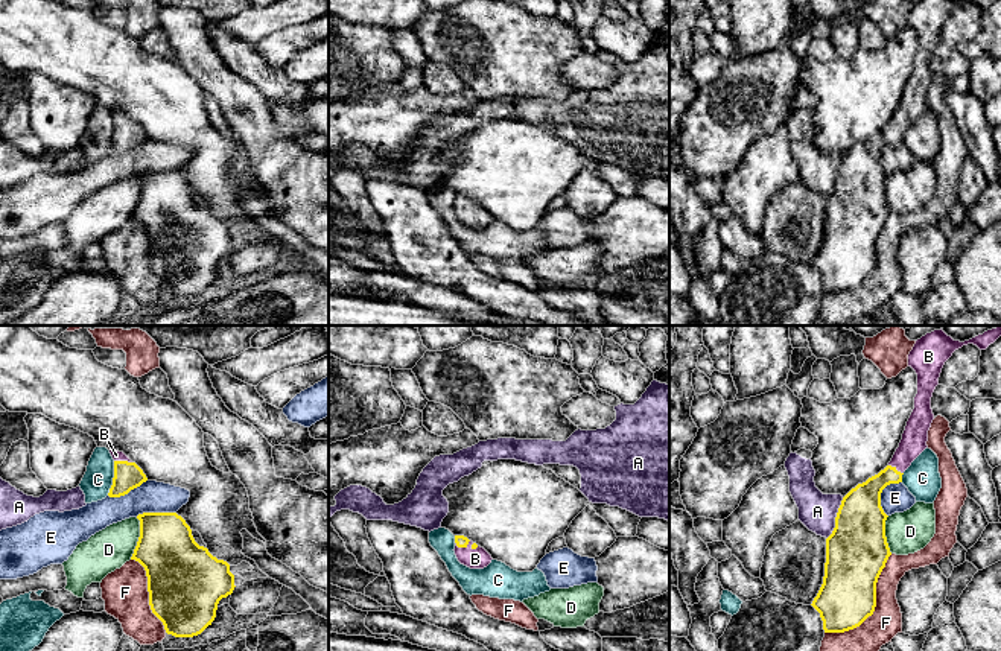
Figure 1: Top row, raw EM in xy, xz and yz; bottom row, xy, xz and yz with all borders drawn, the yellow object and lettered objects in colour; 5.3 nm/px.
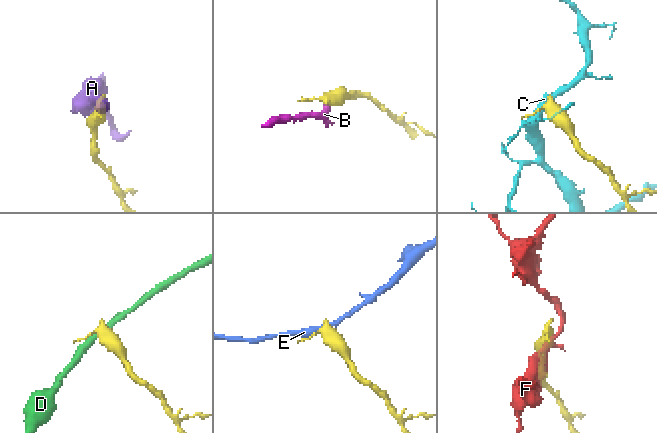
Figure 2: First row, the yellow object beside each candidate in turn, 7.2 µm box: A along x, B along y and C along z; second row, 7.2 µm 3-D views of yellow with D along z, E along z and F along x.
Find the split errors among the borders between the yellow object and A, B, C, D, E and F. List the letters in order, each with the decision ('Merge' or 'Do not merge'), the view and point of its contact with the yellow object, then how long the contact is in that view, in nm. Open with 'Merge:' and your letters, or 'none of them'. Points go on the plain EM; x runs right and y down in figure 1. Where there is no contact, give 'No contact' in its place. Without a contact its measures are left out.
Merge: B
A: Do not merge. Touches yellow at yz (835, 178). Shared border 240 nm
B: Merge. Touches yellow at xz (466, 206). Shared border 130 nm
C: Do not merge. Touches yellow at xy (113, 137). Shared border 190 nm
D: Do not merge. Touches yellow at xy (139, 198). Shared border 220 nm
E: Do not merge. Touches yellow at yz (880, 154). Shared border 200 nm
F: Do not merge. Touches yellow at yz (875, 265). Shared border 550 nm

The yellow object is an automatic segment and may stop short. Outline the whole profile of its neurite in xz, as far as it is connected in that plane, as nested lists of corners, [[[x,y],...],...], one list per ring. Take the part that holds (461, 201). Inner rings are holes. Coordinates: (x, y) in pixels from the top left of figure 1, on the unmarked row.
[[[455,195],[455,214],[470,228],[484,228],[491,222],[491,214],[464,195]]]

